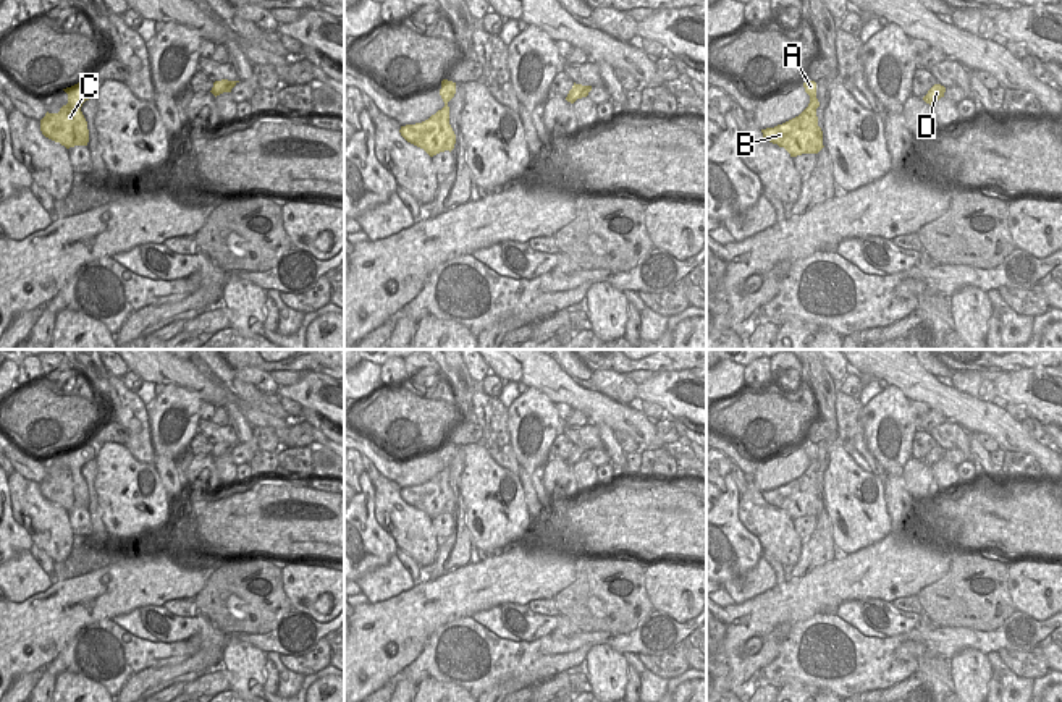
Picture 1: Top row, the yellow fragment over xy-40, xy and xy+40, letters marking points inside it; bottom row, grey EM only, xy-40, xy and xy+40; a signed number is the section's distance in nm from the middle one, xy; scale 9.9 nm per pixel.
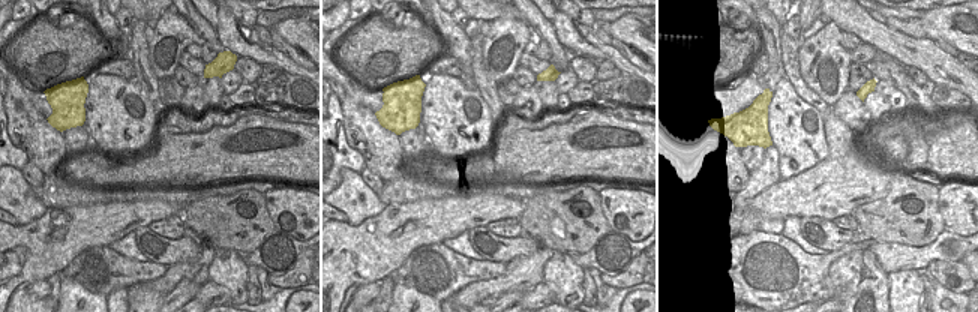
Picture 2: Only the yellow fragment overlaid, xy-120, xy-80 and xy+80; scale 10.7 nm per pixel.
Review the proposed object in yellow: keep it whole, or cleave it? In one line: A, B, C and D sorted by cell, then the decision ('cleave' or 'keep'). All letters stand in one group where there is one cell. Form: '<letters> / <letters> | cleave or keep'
A B C D | keep

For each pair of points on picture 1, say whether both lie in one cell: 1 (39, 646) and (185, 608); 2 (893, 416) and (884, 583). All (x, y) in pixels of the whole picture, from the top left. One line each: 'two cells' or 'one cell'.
1: two cells
2: two cells

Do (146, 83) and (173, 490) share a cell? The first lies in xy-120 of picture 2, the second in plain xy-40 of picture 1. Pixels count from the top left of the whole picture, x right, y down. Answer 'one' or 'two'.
one

